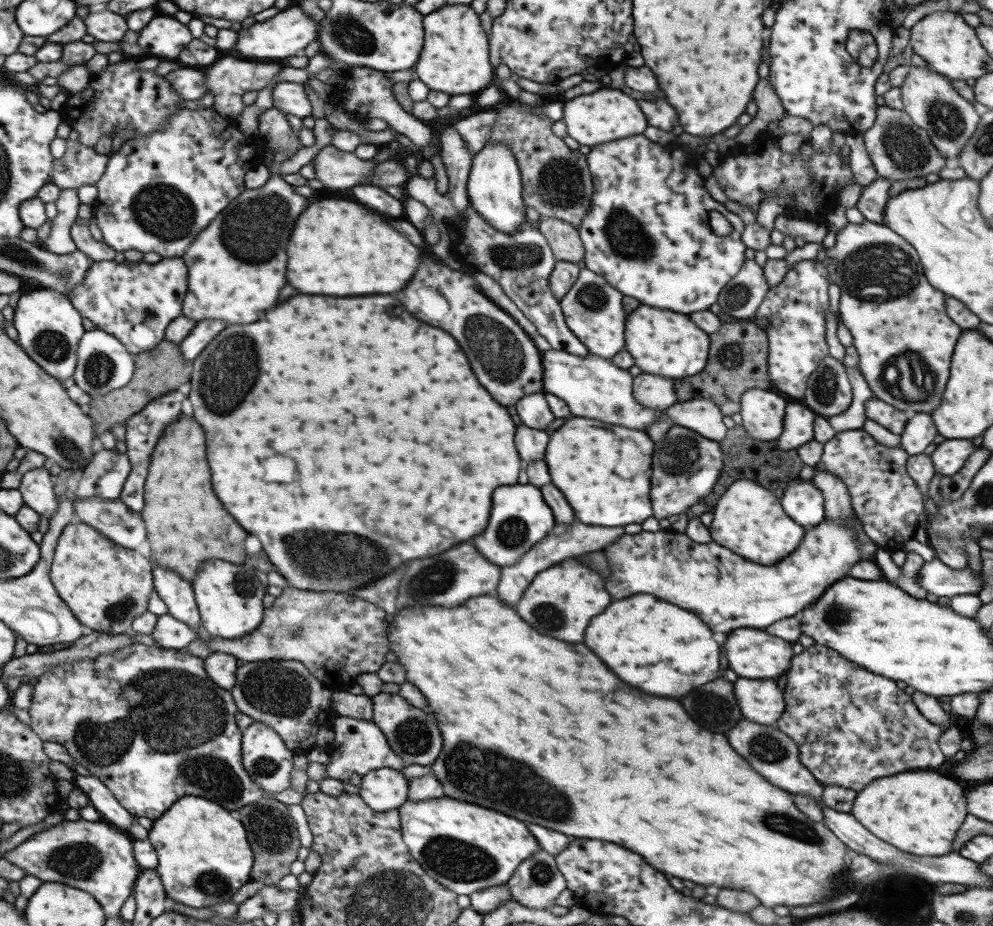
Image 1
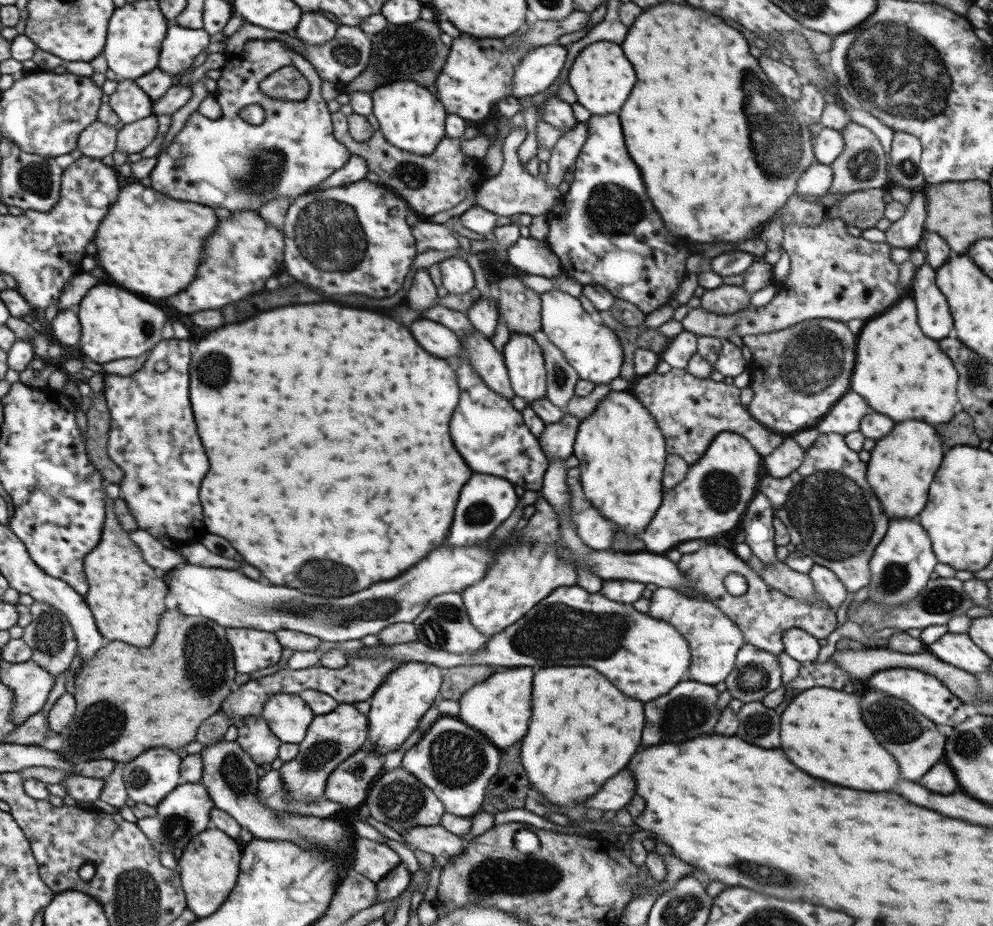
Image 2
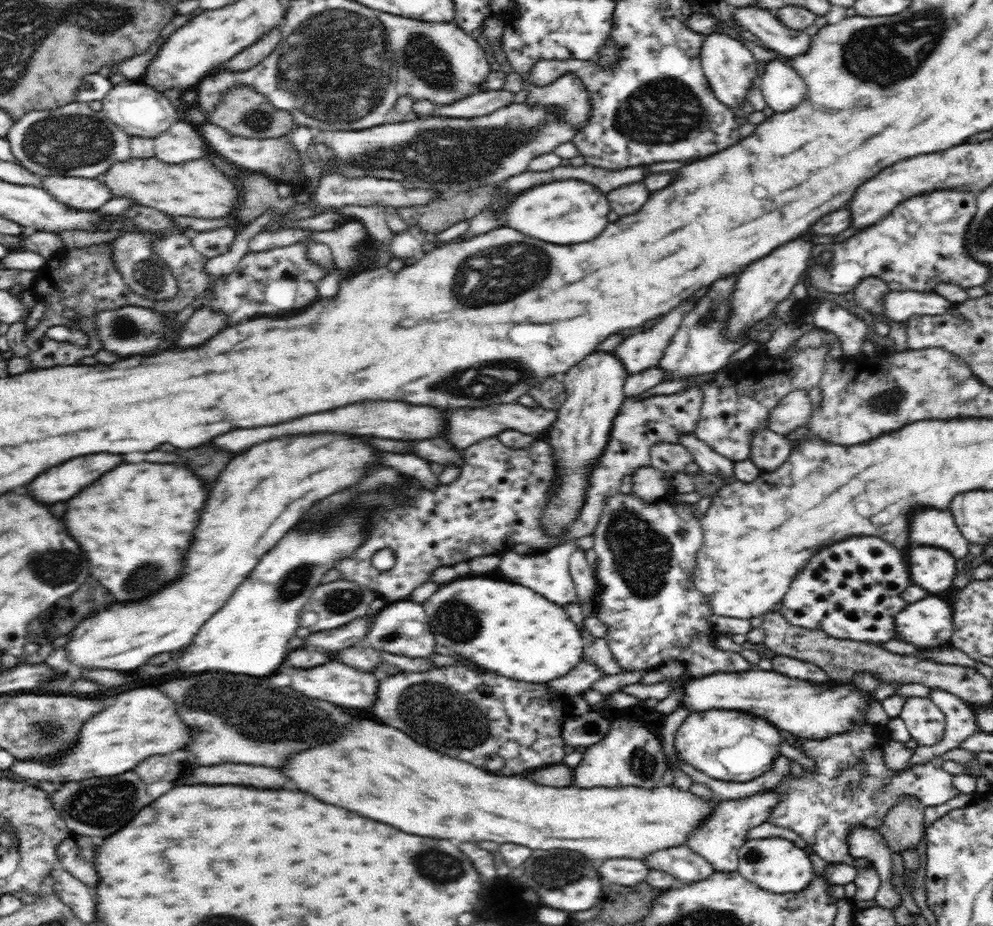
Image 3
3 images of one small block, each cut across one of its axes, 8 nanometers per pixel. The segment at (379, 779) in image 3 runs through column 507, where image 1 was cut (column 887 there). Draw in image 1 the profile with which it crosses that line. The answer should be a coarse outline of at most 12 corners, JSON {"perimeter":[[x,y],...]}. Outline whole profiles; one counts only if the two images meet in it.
{"perimeter":[[931,772],[885,776],[851,816],[915,856],[945,854],[963,788]]}

